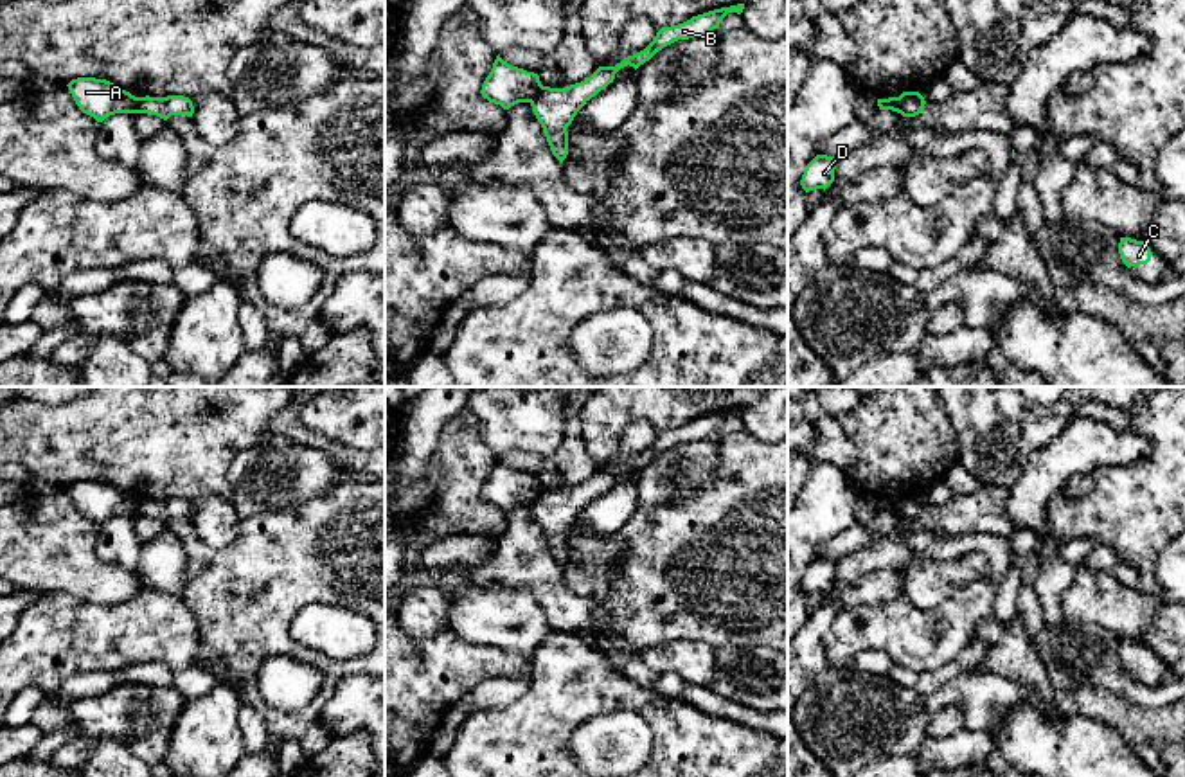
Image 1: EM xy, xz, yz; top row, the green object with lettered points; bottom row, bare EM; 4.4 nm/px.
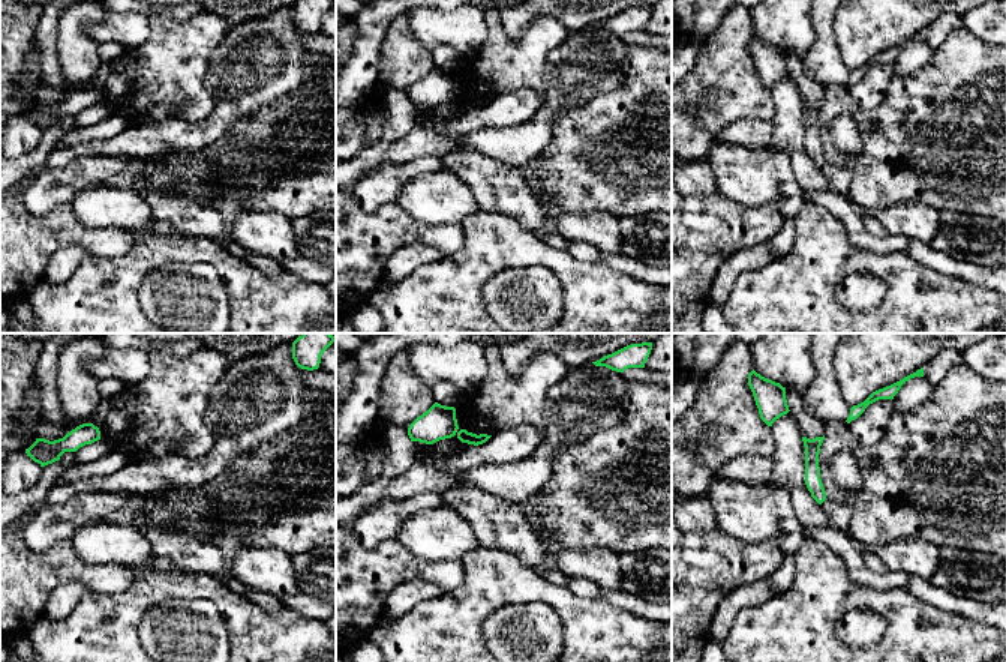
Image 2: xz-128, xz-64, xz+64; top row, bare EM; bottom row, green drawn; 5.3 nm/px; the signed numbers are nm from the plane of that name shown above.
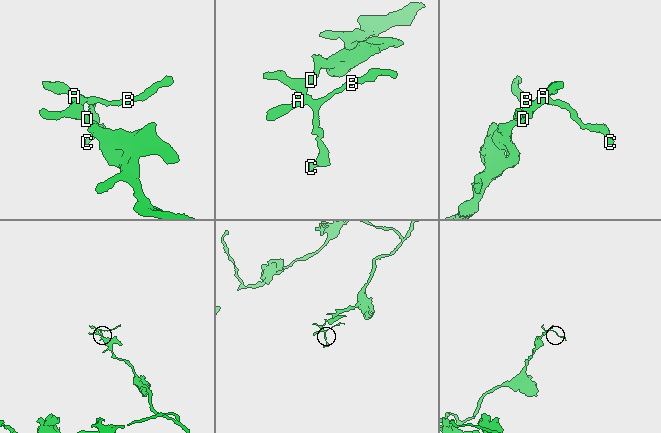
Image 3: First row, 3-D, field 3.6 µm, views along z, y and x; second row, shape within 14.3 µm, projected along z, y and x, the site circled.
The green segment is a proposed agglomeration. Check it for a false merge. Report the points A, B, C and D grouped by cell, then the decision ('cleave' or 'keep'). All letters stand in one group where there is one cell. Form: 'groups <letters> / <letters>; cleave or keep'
groups A D / B C; cleave

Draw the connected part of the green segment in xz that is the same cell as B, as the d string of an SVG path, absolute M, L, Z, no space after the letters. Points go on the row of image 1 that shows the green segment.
M744 4L714 9L691 20L662 27L653 41L640 52L624 58L615 67L599 67L590 77L581 83L565 86L565 88L550 88L541 86L539 94L530 101L532 112L539 121L547 142L550 146L552 155L563 164L568 155L568 131L566 128L572 124L577 112L584 106L586 101L595 97L601 90L604 90L610 83L613 83L615 74L624 67L633 67L635 70L649 61L658 50L678 41L698 36L707 36L710 31L717 29L721 20L728 13L741 14Z

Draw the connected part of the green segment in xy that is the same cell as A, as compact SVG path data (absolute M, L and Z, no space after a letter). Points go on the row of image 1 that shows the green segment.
M77 77L67 86L79 110L97 122L115 113L135 113L135 95L106 79Z

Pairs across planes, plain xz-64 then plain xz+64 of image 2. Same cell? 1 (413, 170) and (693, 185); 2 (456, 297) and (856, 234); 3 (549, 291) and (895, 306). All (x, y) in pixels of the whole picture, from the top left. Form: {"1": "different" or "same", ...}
{"1": "same", "2": "different", "3": "different"}

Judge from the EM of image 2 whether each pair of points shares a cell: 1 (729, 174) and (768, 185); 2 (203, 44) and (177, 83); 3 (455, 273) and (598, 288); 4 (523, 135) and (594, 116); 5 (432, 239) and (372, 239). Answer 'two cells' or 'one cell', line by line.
1: one cell
2: one cell
3: one cell
4: two cells
5: one cell

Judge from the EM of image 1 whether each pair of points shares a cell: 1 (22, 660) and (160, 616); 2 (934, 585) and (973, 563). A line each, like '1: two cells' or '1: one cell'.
1: one cell
2: one cell

